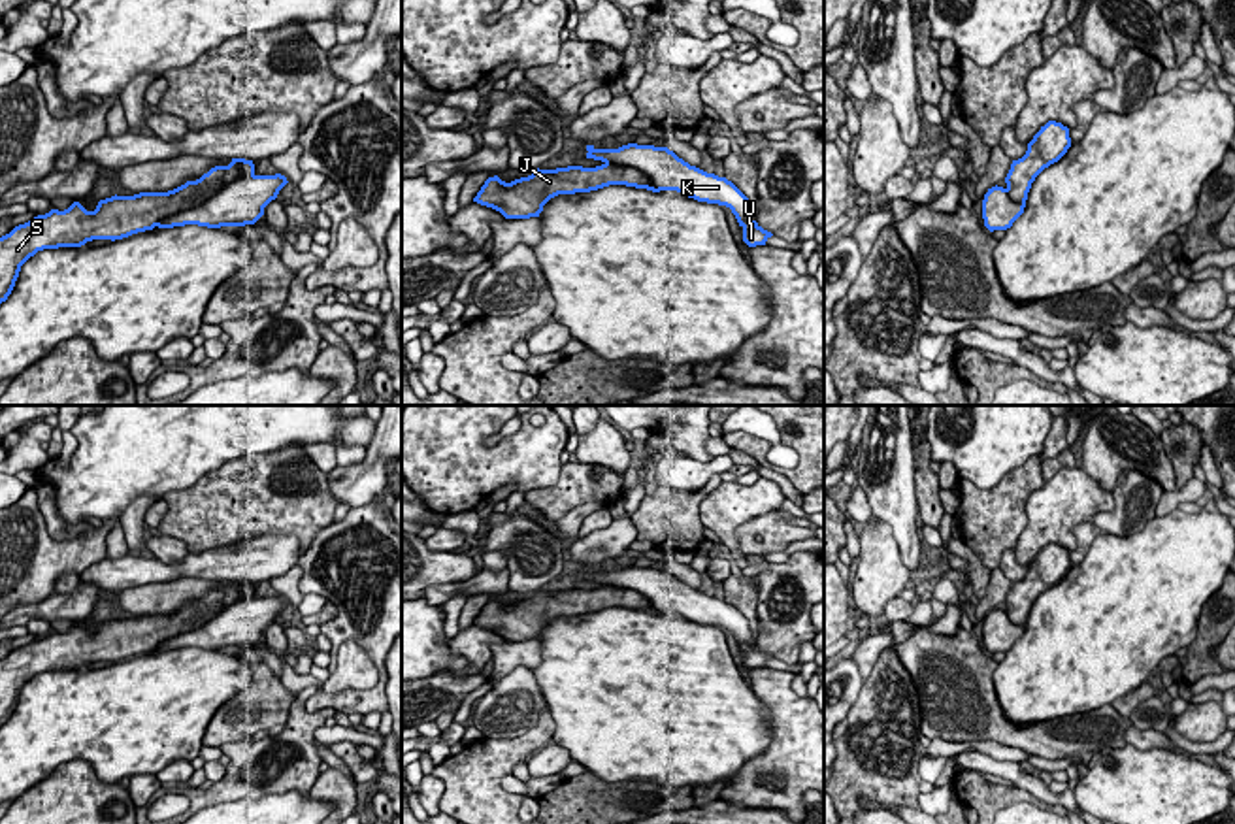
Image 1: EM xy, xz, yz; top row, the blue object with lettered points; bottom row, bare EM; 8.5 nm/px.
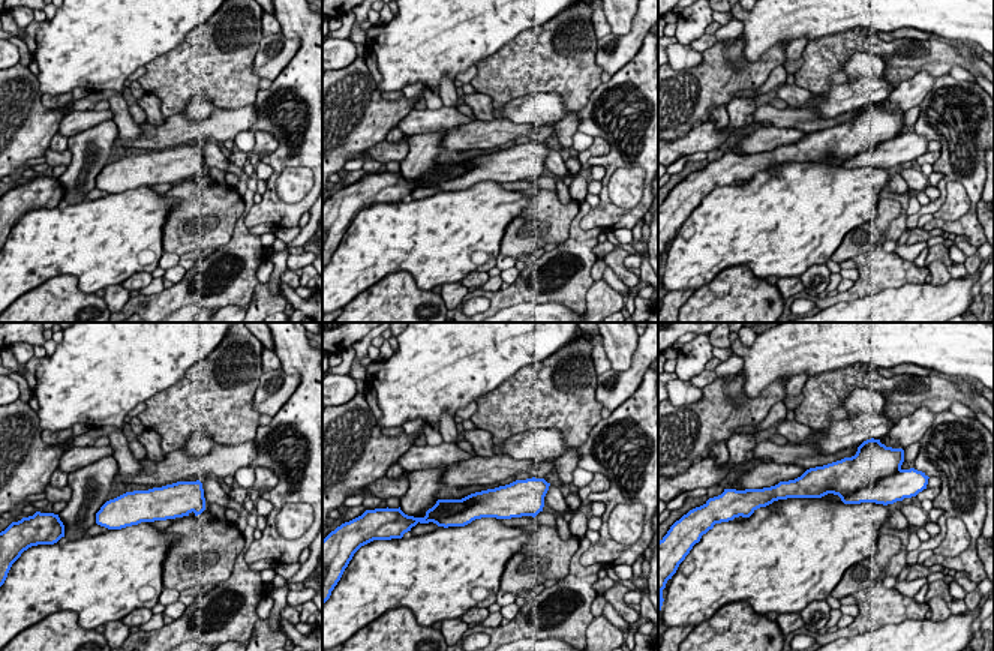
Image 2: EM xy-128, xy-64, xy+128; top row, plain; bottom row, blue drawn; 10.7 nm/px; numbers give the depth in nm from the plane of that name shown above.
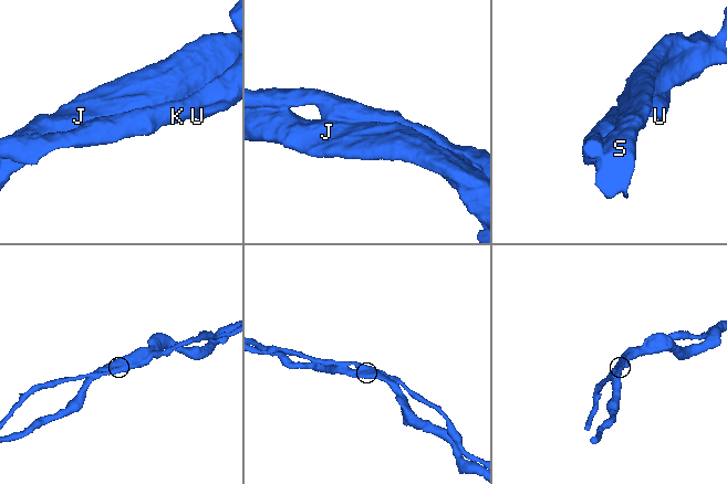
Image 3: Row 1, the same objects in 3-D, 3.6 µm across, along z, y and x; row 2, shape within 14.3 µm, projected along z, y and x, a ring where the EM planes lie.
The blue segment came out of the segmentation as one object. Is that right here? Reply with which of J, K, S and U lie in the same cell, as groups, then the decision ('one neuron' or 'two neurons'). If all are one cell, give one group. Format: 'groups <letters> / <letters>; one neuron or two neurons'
groups J K S U; one neuron

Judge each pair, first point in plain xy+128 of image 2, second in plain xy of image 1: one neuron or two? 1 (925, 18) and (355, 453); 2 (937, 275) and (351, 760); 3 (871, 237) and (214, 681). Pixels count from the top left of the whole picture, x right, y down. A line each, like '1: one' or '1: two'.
1: two
2: two
3: two

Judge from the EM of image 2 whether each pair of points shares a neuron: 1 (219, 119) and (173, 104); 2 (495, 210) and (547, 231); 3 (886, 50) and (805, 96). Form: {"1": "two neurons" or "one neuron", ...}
{"1": "two neurons", "2": "two neurons", "3": "two neurons"}

